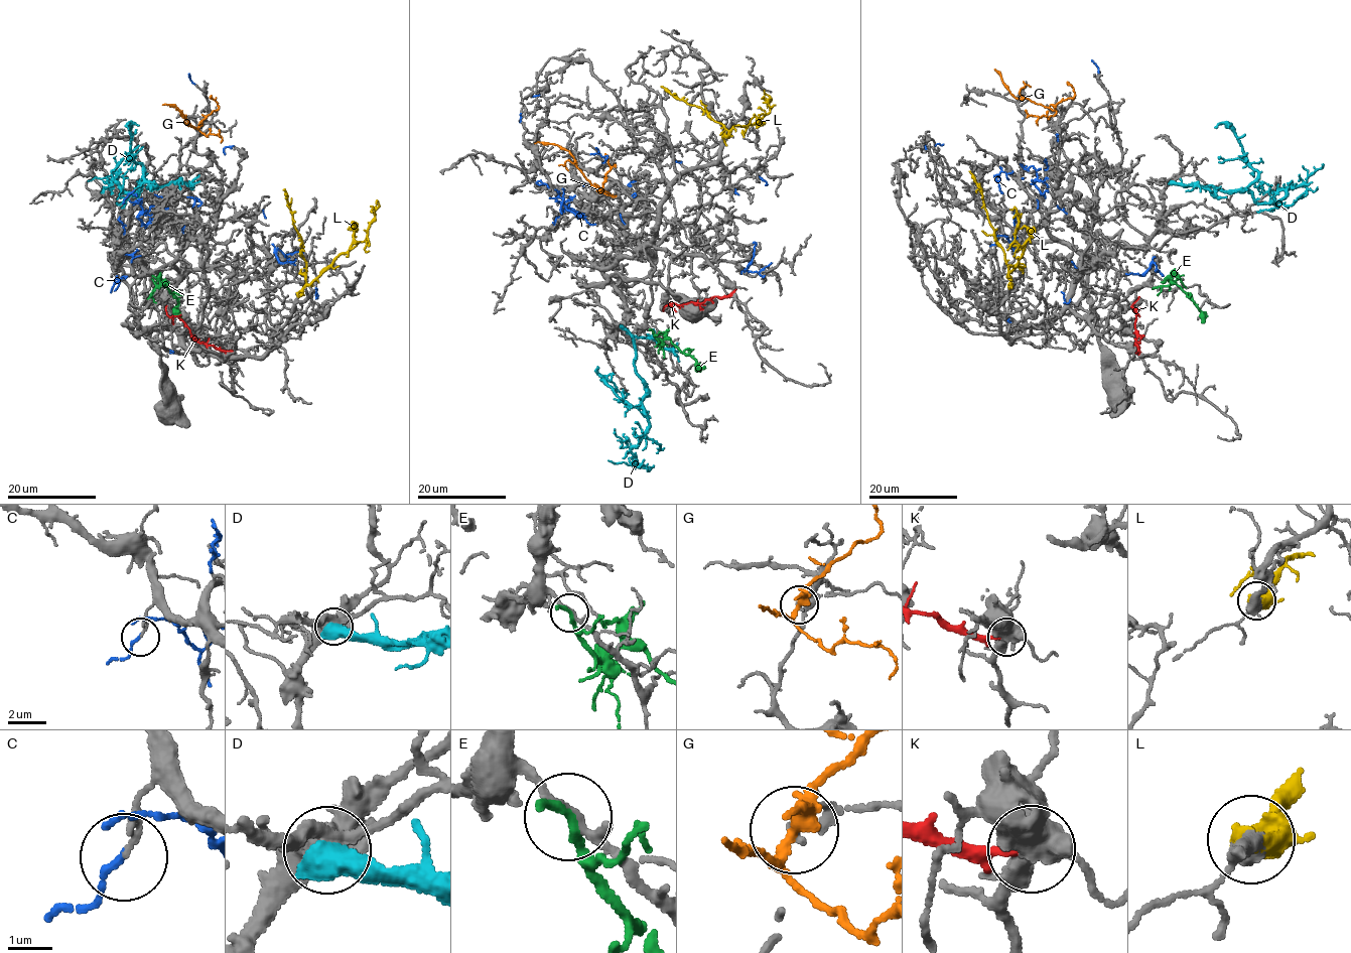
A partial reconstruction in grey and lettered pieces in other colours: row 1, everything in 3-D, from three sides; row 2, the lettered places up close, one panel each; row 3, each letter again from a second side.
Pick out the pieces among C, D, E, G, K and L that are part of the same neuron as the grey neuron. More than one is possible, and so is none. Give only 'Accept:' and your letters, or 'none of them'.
Accept: L

